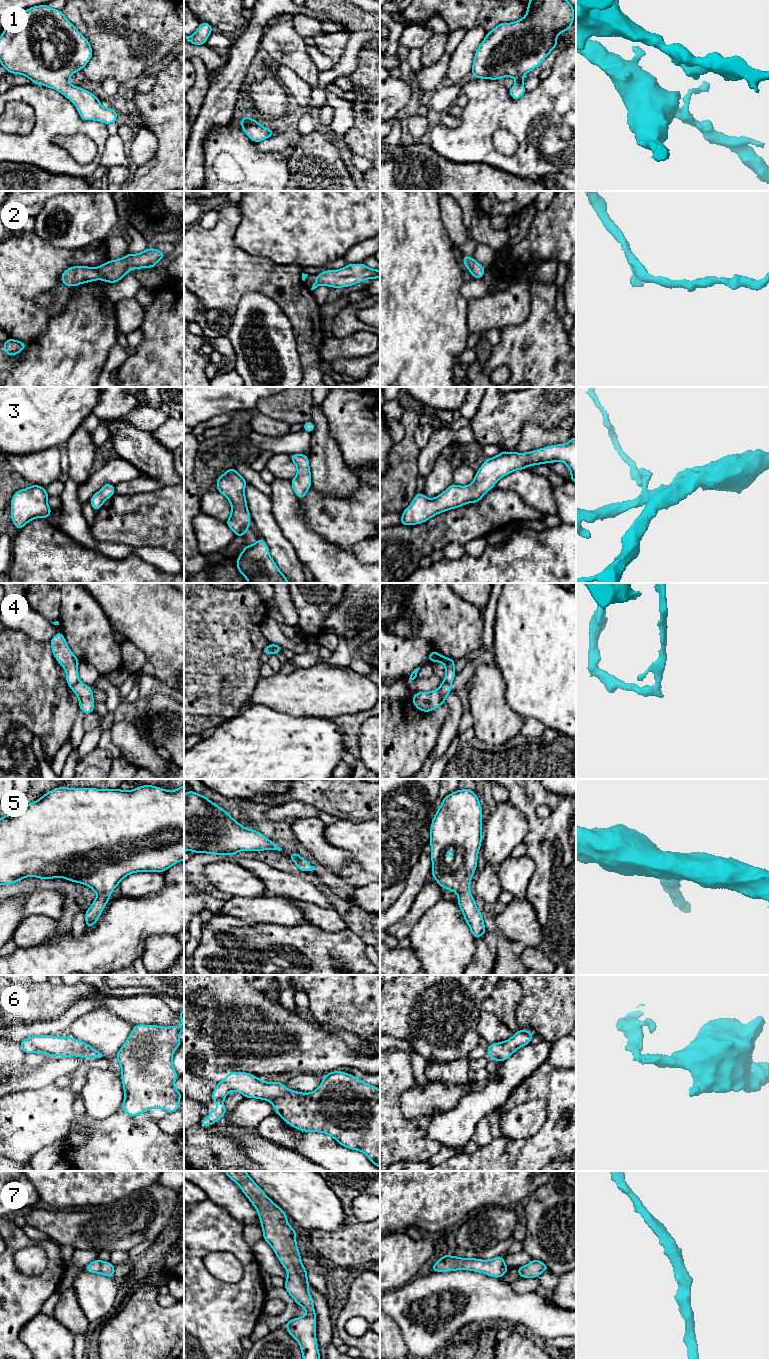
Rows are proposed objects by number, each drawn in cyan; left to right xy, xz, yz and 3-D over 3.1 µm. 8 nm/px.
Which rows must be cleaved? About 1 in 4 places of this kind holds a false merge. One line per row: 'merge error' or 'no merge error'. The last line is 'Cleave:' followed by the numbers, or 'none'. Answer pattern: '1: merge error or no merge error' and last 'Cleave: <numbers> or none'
1: no merge error
2: no merge error
3: no merge error
4: merge error
5: no merge error
6: no merge error
7: no merge error
Cleave: 4

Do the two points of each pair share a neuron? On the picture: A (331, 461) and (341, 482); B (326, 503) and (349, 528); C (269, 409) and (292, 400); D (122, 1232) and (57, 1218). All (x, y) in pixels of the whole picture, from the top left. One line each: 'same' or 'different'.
A: same
B: same
C: same
D: same

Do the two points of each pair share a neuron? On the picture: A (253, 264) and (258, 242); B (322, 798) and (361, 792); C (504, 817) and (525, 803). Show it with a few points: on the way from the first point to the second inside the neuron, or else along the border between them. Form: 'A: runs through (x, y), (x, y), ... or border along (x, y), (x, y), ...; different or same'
A: border along (235, 242), (245, 251), (266, 257), (277, 264); different
B: runs through (332, 794), (351, 794); same
C: border along (508, 799), (523, 814), (528, 829); different

